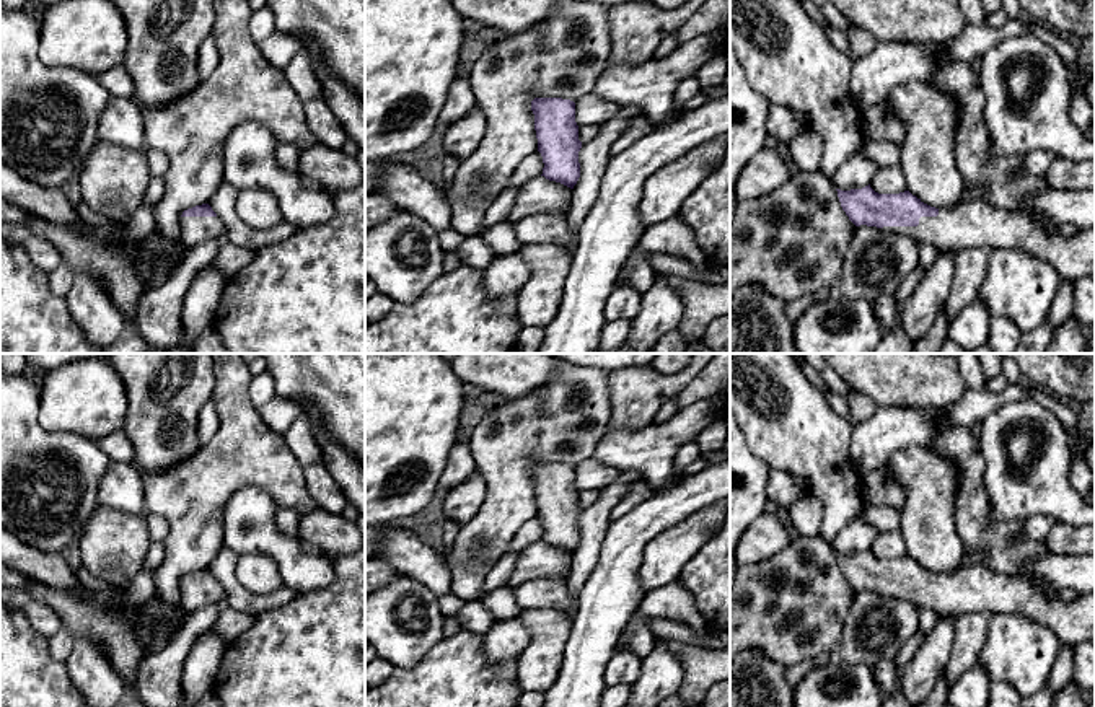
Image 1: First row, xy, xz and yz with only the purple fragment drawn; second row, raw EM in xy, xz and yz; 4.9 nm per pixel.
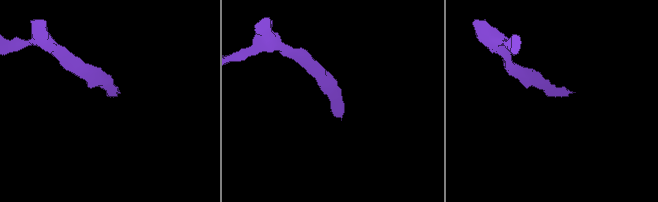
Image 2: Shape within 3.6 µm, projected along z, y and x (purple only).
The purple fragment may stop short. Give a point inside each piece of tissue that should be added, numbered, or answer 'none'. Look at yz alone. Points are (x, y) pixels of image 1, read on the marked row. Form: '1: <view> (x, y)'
1: yz (963, 225)

